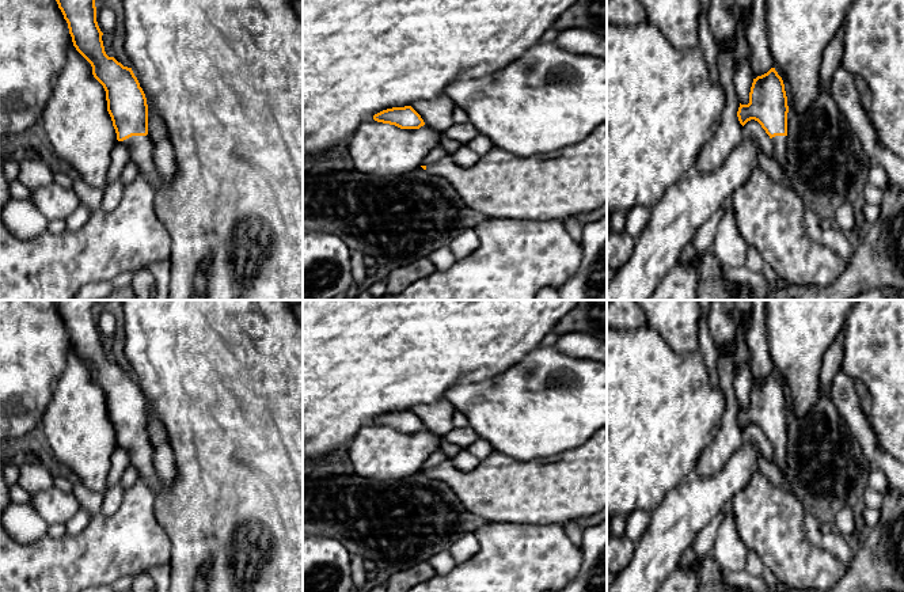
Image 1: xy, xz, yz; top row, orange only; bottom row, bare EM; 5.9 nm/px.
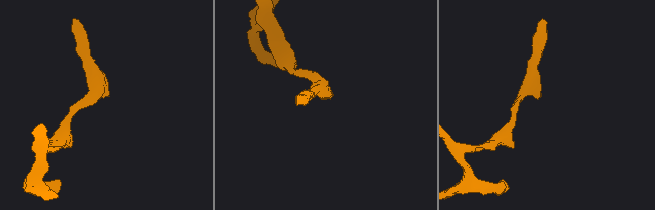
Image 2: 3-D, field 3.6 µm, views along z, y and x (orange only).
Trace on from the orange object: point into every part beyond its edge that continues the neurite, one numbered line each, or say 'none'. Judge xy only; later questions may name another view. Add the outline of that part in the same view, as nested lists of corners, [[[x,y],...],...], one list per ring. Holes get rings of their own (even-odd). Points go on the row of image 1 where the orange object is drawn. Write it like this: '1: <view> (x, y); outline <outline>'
1: xy (226, 76); outline [[[122,0],[125,20],[125,43],[124,49],[130,61],[130,68],[143,88],[148,117],[159,117],[164,125],[174,148],[176,172],[172,182],[164,182],[157,172],[153,162],[153,141],[149,136],[132,136],[124,140],[129,147],[130,162],[138,168],[155,187],[155,209],[159,220],[166,227],[171,238],[171,281],[168,284],[168,300],[193,300],[194,278],[201,263],[206,259],[206,273],[209,276],[205,300],[303,300],[303,22],[299,19],[292,0]]]

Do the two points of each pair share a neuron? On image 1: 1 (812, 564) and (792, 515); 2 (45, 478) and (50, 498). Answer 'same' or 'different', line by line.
1: same
2: different

